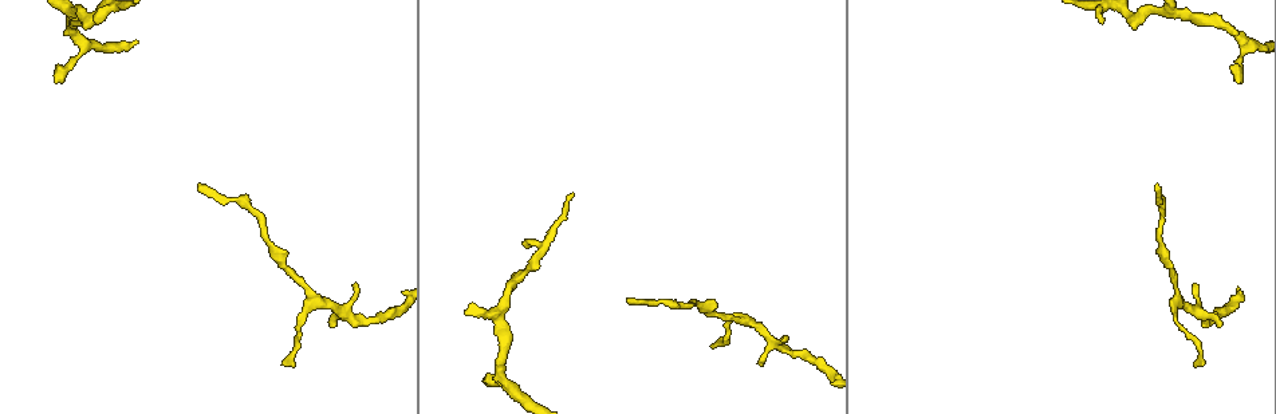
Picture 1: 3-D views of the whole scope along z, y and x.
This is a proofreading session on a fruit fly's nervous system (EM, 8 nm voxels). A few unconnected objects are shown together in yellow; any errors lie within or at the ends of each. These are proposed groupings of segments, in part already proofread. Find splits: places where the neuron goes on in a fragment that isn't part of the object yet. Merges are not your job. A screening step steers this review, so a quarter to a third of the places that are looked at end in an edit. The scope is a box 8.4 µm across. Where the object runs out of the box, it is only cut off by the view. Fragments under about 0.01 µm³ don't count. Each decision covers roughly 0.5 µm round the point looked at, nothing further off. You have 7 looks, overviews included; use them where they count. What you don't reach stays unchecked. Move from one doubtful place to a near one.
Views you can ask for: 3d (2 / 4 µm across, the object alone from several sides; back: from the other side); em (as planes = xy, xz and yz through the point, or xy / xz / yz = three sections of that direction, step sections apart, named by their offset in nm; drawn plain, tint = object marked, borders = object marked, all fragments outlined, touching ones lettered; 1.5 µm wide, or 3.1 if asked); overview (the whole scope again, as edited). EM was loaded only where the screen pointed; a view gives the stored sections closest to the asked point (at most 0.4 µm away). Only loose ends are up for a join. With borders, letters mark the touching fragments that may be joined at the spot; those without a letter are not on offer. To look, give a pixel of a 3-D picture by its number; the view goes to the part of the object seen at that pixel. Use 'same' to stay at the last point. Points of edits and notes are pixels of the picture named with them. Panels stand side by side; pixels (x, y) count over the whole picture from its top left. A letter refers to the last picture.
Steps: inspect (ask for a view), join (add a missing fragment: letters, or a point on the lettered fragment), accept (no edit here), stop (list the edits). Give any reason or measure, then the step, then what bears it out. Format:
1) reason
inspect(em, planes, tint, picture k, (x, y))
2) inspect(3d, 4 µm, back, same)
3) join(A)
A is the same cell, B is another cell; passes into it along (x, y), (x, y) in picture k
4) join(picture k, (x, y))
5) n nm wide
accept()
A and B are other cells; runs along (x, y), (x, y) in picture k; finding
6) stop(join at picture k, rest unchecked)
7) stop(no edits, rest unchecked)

inspect(em, xz, step 8, tint, picture 1, (200, 187))

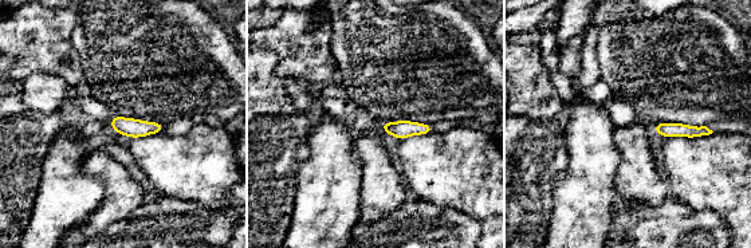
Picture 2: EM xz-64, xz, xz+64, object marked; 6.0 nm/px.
another direction
inspect(em, planes, borders, same)

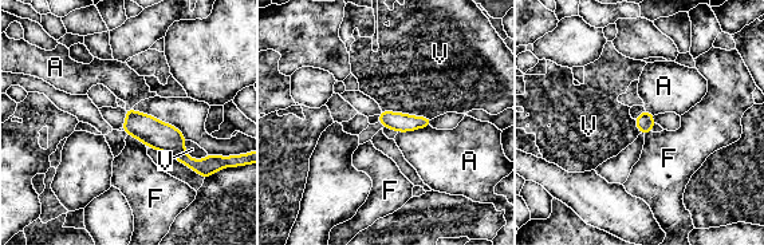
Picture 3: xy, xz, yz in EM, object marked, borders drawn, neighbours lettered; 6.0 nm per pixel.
accept()
A, F and V are other cells; no lettered fragment goes on from it

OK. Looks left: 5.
thin end
inspect(em, planes, plain, picture 1, (481, 381))

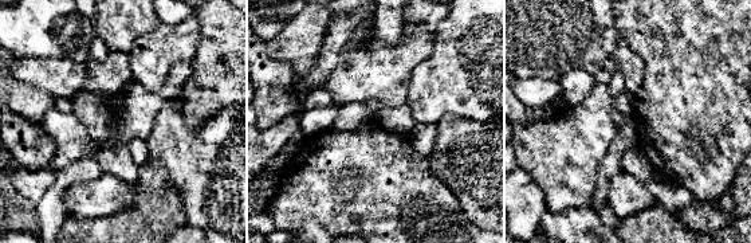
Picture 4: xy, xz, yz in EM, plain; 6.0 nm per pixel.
what lies round it
inspect(em, planes, borders, same)

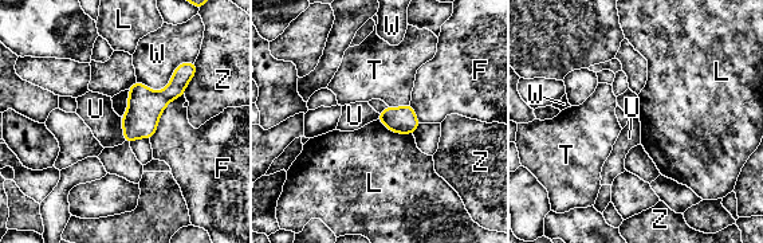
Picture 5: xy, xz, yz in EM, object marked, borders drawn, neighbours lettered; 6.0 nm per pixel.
accept()
F, L, T, U, W and Z are other cells; border along (120, 117), (124, 141) in picture 5; none of them fits

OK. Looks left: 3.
free end
inspect(em, xz, step 8, borders, picture 1, (334, 325))

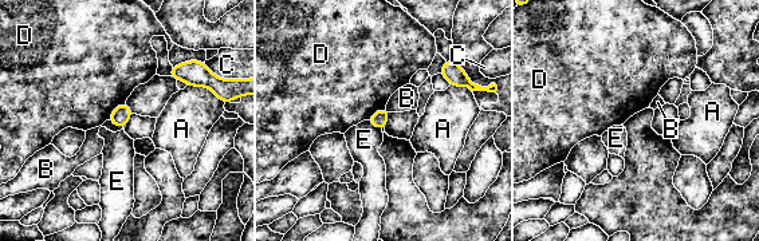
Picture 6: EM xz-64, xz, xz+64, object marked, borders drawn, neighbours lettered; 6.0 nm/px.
accept()
A, B, C, D and E are other cells; border along (366, 121), (381, 130) in picture 6; none of them fits

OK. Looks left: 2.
stop(no edits, rest unchecked)

